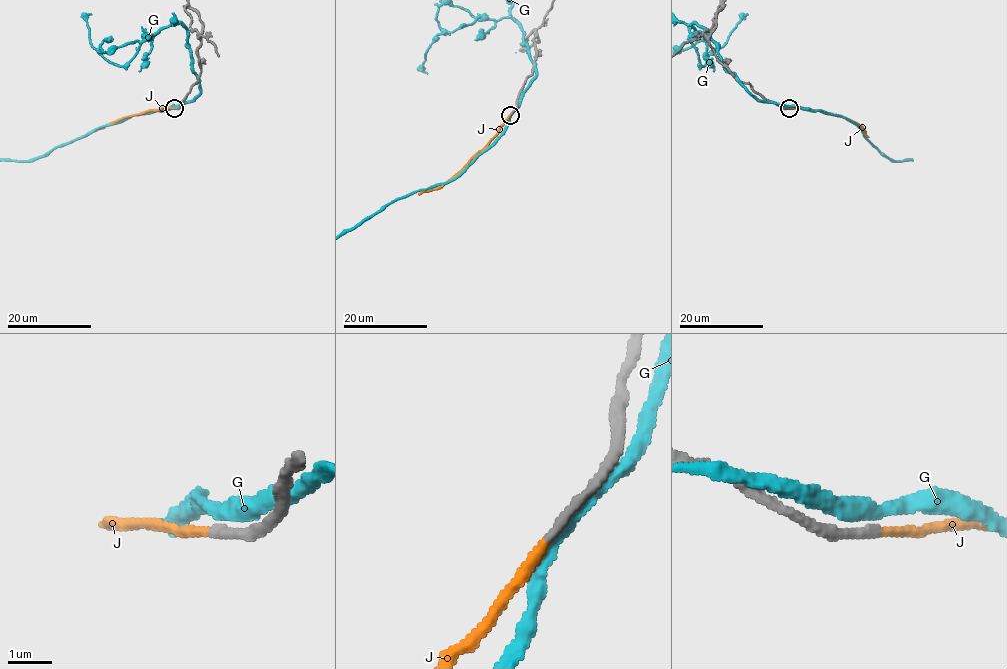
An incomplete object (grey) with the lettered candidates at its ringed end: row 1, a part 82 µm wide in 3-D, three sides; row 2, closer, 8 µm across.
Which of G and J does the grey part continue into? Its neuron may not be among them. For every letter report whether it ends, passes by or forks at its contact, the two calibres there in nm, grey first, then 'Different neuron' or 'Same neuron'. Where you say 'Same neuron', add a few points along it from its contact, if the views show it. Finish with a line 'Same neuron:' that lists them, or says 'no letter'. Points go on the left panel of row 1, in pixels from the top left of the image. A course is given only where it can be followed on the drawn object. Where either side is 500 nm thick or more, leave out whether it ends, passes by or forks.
G: It passes by. Thickness 260 nm (grey) against 320 nm. Different neuron
J: It ends there. Thickness 240 nm (grey) against 220 nm. Same neuron. Its course: (174, 108), (124, 117), (82, 136)
Same neuron: J

